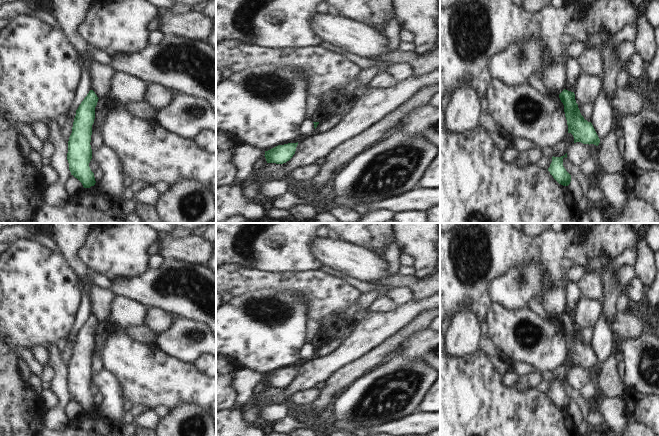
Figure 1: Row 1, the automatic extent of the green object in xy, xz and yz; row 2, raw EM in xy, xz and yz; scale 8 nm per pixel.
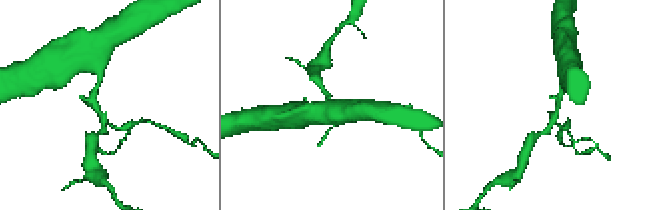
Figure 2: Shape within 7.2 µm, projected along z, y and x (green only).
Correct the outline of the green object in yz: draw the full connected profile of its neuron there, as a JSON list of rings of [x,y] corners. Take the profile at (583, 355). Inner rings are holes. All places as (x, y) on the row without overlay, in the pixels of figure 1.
[[[564,313],[559,322],[564,329],[565,341],[568,349],[568,357],[574,361],[574,367],[599,369],[600,363],[592,349],[581,339],[574,316]]]

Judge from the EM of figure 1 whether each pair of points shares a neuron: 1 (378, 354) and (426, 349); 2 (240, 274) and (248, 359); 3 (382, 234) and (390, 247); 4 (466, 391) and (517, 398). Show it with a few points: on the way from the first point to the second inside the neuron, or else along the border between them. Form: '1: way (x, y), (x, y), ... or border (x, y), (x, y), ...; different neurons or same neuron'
1: border (408, 337), (390, 355); different neurons
2: border (264, 287), (233, 297); different neurons
3: border (394, 241), (388, 241), (382, 248); different neurons
4: way (479, 398), (504, 398); same neuron

